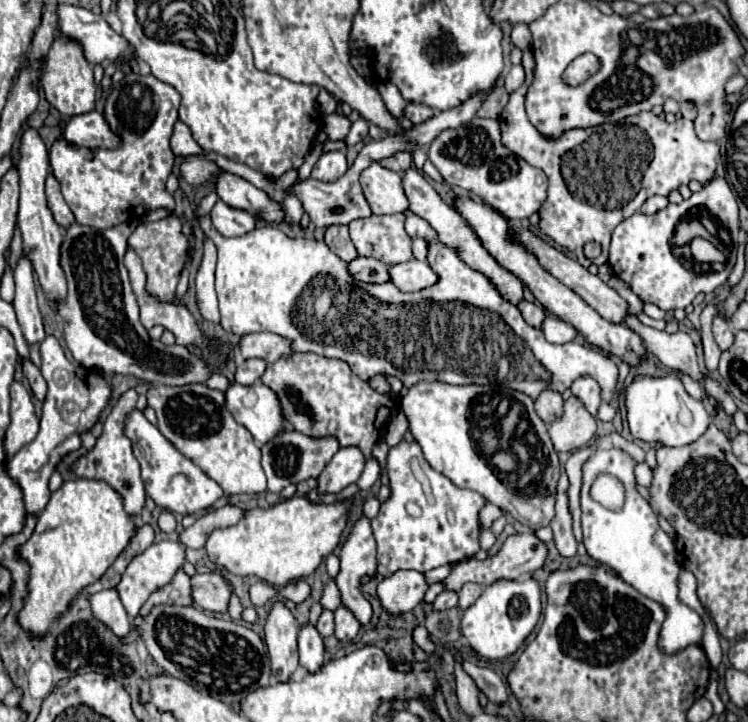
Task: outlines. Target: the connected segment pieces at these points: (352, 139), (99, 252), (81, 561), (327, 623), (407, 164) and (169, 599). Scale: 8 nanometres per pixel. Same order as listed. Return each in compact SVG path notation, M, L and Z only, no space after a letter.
M358 119L350 127L350 133L346 137L346 145L352 147L356 143L362 143L366 139L366 135L368 135L368 121L366 119Z
M72 223L60 245L60 265L68 281L68 293L56 303L56 315L62 323L64 339L74 359L86 369L100 373L132 375L148 383L162 385L188 385L202 383L210 377L210 369L202 359L196 359L182 345L164 345L150 339L148 331L138 321L136 297L130 289L128 271L124 267L126 239L132 233L132 225L118 225L112 229L92 229Z
M94 479L64 481L40 513L34 535L20 547L20 555L30 563L30 595L18 615L20 625L32 633L46 633L54 617L68 609L78 591L108 571L132 541L132 533L136 533L136 523L124 511L120 493L108 483Z
M324 609L322 615L320 615L320 619L318 619L318 623L316 623L316 629L320 631L322 637L332 635L334 633L334 613L328 611L328 609Z
M396 153L388 159L382 159L380 165L384 165L386 169L390 171L396 171L396 173L404 173L404 169L410 169L412 167L412 155L410 153Z
M178 571L174 581L170 585L166 585L164 589L152 593L152 597L148 599L148 603L142 607L142 615L146 615L154 605L158 603L174 603L174 605L194 605L192 601L192 585L190 585L190 577L184 571Z

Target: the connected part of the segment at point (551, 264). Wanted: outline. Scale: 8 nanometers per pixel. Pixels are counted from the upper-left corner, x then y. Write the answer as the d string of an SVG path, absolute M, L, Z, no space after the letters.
M516 229L516 235L514 235L514 237L516 237L528 251L532 251L532 253L538 257L538 261L540 261L542 267L546 267L546 269L548 269L556 279L560 279L566 287L570 287L572 291L576 291L576 293L578 293L590 307L594 307L604 319L608 319L608 321L612 321L612 323L624 323L624 317L630 315L630 311L628 311L628 303L626 303L626 301L624 301L612 287L608 287L604 281L600 281L600 277L590 275L588 269L584 269L578 261L574 261L574 259L562 255L558 249L546 245L542 239L534 237L530 231Z

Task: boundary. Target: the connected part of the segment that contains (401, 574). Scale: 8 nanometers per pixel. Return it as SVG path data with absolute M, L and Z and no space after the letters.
M396 571L378 583L378 599L382 609L392 615L404 615L412 611L424 597L428 585L418 571Z

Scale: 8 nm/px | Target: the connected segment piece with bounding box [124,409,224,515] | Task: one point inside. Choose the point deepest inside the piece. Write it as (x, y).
(173, 481)

